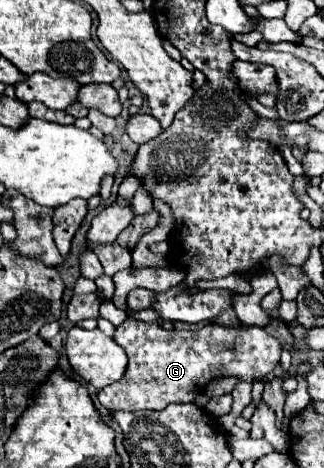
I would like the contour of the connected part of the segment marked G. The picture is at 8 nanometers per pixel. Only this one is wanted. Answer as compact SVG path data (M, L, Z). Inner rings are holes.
M126 319L116 327L114 339L126 349L128 367L118 383L98 391L98 401L108 411L162 411L170 403L192 403L194 397L216 377L262 381L280 361L278 339L260 327L228 329L210 323L198 331L166 331L158 323Z

